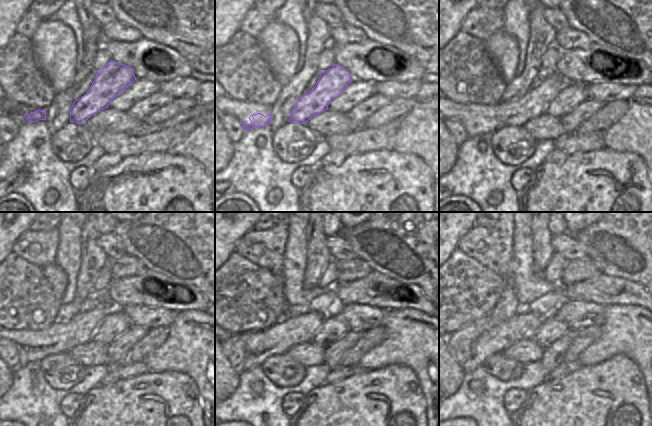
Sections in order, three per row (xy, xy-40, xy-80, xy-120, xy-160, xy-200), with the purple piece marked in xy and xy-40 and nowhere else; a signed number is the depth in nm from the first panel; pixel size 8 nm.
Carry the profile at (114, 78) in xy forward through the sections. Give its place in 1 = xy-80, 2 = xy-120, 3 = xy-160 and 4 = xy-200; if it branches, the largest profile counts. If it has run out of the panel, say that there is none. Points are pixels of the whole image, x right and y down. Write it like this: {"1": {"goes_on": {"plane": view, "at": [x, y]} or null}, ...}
{"1": {"goes_on": {"plane": "xy-80", "at": [534, 103]}}, "2": {"goes_on": {"plane": "xy-120", "at": [61, 337]}}, "3": {"goes_on": {"plane": "xy-160", "at": [283, 335]}}, "4": {"goes_on": {"plane": "xy-200", "at": [521, 326]}}}

